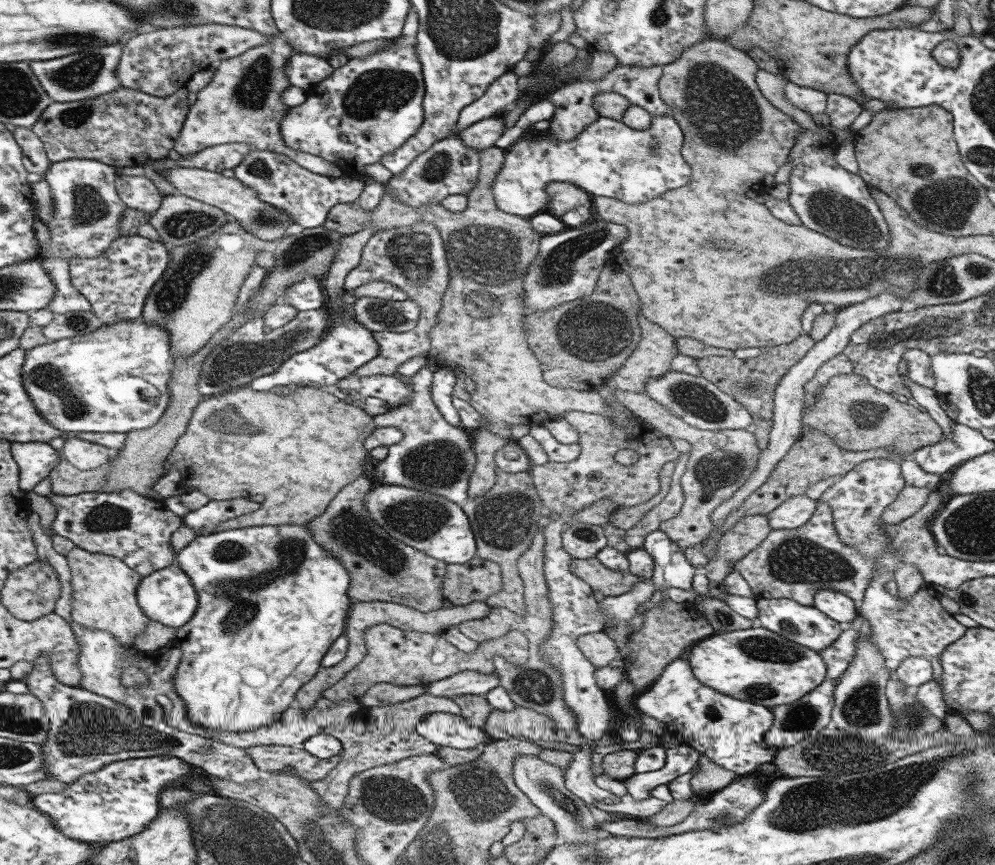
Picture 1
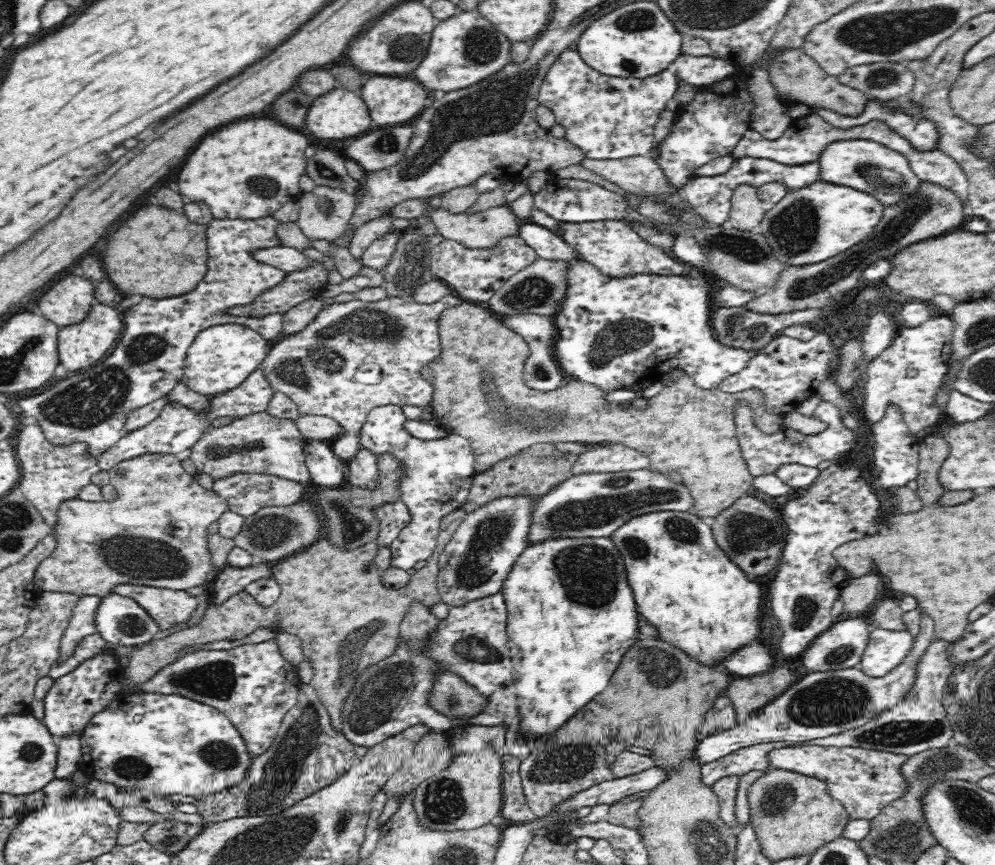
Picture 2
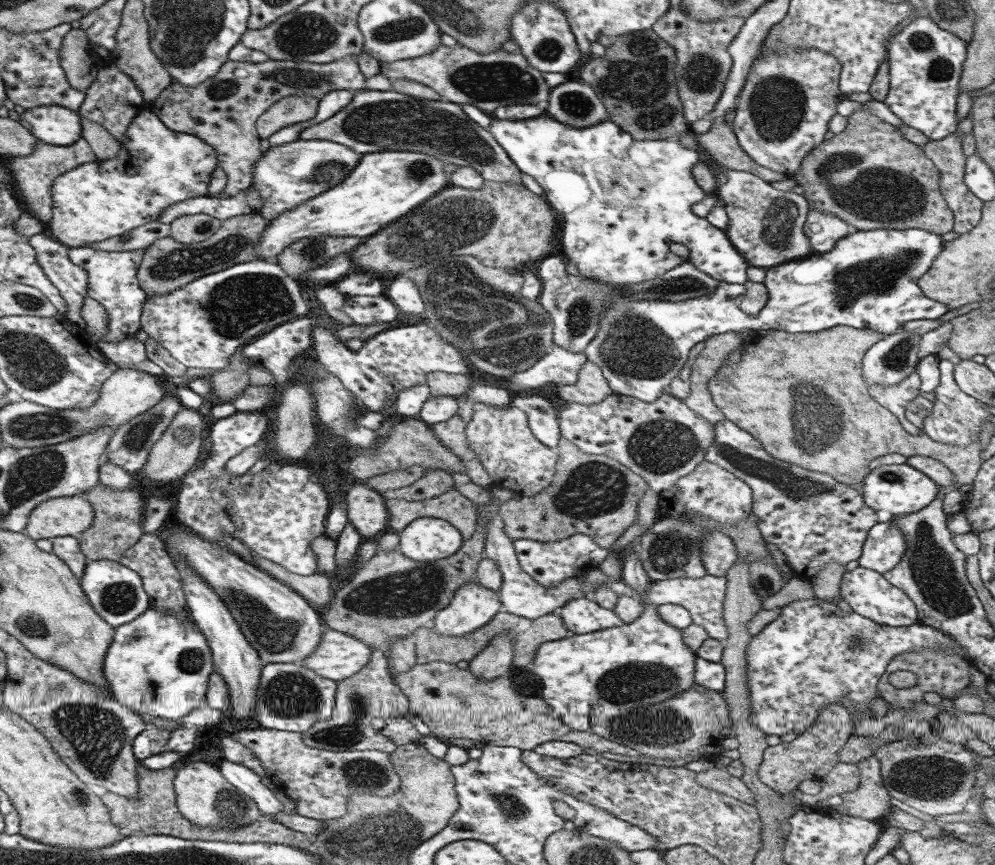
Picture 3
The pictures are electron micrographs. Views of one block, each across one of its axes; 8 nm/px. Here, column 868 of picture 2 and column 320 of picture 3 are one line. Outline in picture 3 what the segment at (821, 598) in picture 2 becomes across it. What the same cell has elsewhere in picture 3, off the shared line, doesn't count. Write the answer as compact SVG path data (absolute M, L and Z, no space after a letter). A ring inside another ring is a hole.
M236 411L228 418L214 420L210 428L210 438L213 444L208 449L210 456L182 479L173 518L204 540L218 541L225 545L224 535L228 535L239 540L250 551L258 553L265 560L282 565L294 574L311 575L317 572L317 556L311 549L311 543L320 536L326 536L326 520L331 501L327 498L319 479L315 478L316 476L310 470L297 465L260 470L260 473L252 474L251 477L226 473L225 466L230 458L242 453L246 447L258 443L264 436L264 432L268 430L268 426L270 426L270 420L263 411Z

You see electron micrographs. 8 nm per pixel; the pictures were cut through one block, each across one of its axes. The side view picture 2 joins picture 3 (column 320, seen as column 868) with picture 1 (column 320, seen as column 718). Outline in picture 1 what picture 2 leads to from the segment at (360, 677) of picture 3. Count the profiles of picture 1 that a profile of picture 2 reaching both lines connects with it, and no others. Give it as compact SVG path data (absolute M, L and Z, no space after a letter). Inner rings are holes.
M258 745L244 750L252 757L260 772L283 772L291 769L296 776L306 781L322 780L341 759L341 752L323 759L299 746Z

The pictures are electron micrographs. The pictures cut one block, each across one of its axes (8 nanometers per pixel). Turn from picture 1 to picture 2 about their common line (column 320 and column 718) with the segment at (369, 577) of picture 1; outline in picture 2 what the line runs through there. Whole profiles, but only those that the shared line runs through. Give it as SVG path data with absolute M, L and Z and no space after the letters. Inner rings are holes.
M751 493L737 498L728 508L717 514L711 528L718 546L750 579L766 576L779 565L789 532L780 508L768 506Z

